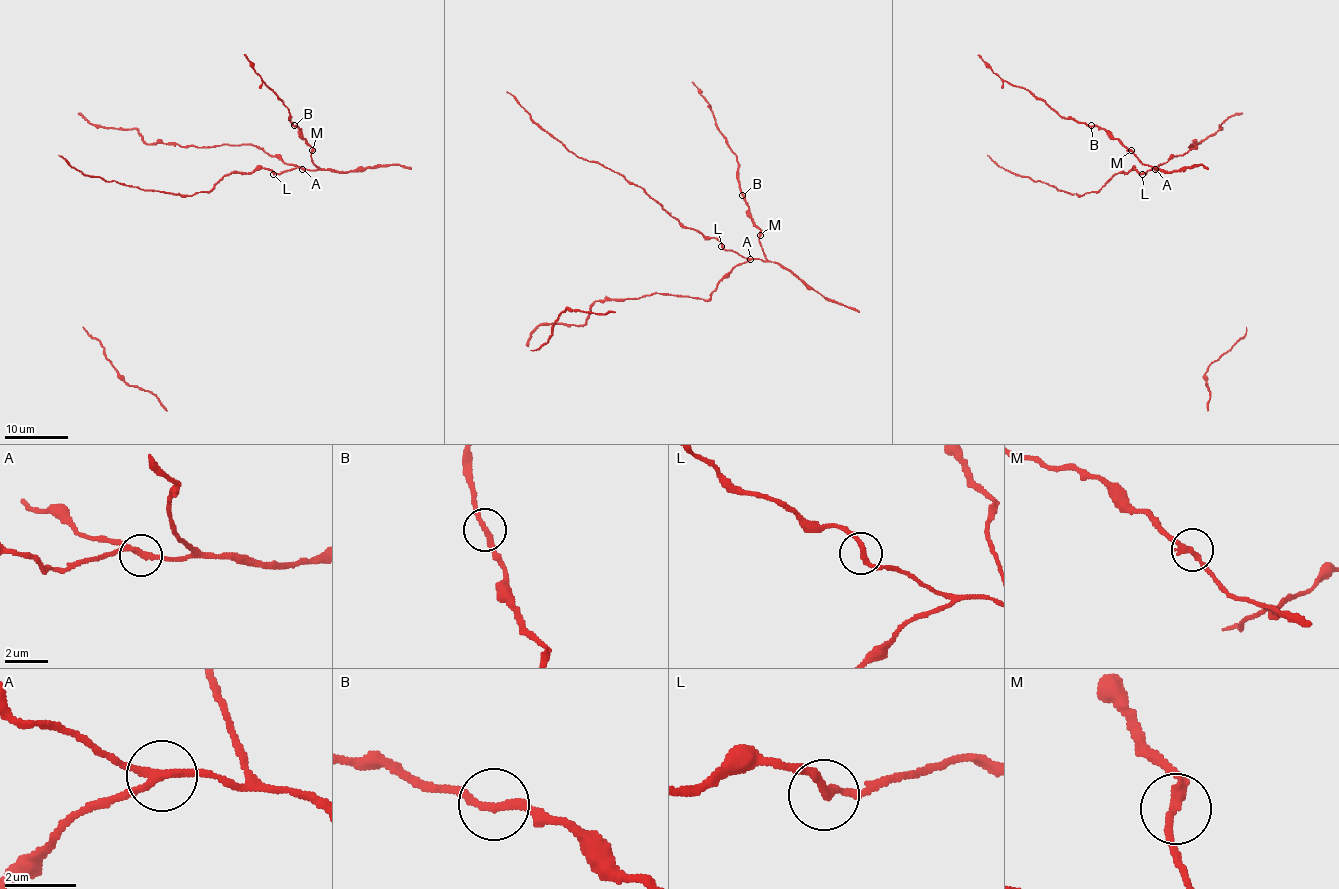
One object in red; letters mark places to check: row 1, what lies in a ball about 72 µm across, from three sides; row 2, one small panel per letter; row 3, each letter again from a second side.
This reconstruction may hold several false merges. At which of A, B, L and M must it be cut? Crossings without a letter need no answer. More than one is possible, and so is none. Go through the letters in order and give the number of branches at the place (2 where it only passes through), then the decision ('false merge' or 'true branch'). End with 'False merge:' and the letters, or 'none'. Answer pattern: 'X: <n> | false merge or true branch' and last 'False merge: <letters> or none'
A: 3 | false merge
B: 2 | true branch
L: 2 | true branch
M: 2 | true branch
False merge: A

